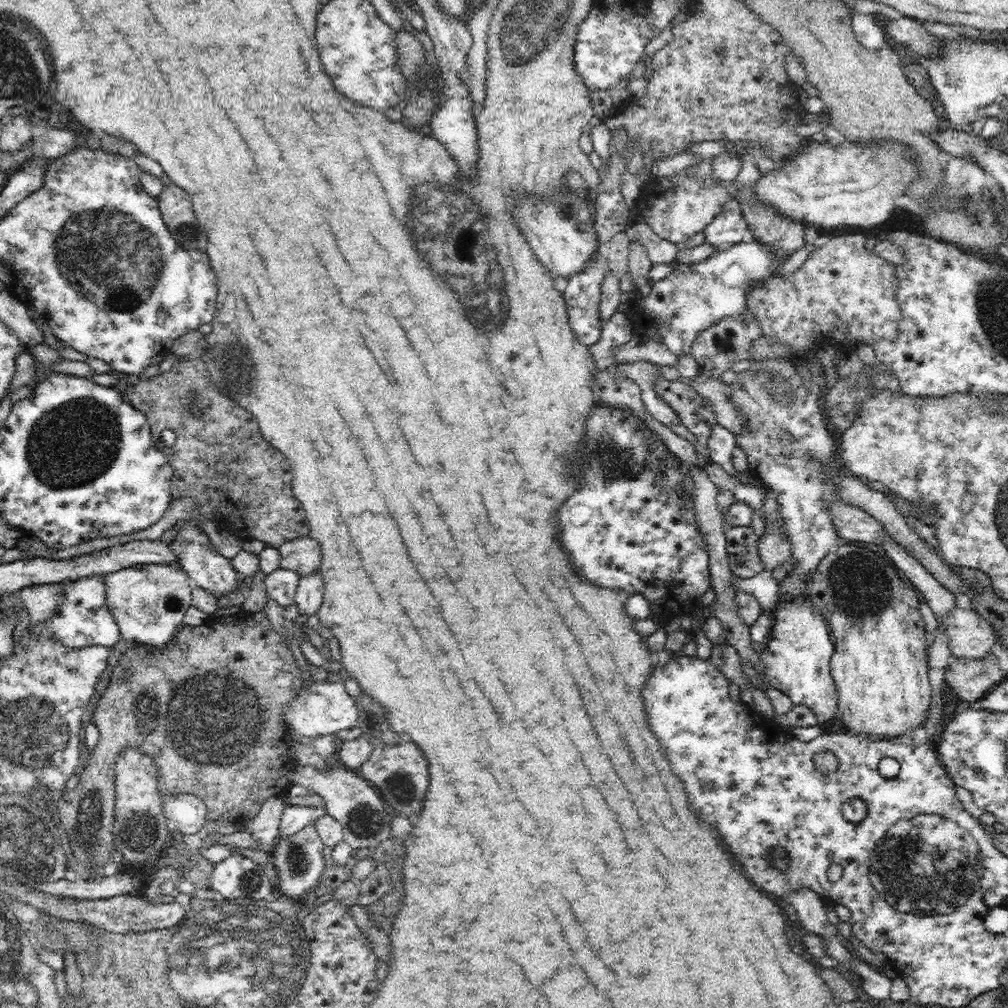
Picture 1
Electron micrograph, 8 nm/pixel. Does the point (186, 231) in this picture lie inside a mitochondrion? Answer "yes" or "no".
yes

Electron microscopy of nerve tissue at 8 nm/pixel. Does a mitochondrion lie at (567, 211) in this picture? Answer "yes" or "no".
yes

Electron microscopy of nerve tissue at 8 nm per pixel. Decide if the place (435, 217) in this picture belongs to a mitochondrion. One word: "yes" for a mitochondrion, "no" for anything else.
yes

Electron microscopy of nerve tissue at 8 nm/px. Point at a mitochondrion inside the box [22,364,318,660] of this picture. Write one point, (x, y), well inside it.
(73, 444)

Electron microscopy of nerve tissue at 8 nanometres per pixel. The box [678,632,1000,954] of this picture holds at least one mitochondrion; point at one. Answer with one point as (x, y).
(913, 868)

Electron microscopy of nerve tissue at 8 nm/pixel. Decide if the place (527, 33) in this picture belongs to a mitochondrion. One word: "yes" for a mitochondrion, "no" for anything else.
yes

